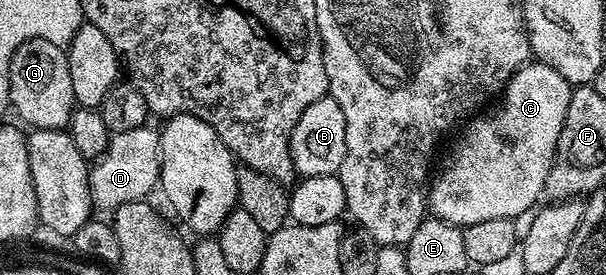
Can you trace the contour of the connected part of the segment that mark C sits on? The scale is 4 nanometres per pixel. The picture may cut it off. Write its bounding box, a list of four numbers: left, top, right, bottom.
[428,60,572,228]

